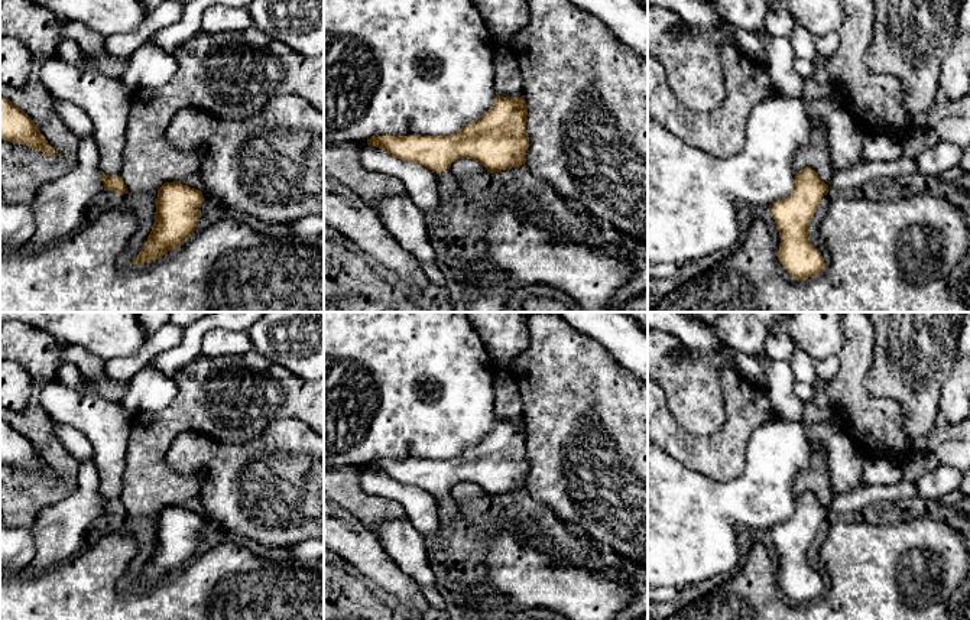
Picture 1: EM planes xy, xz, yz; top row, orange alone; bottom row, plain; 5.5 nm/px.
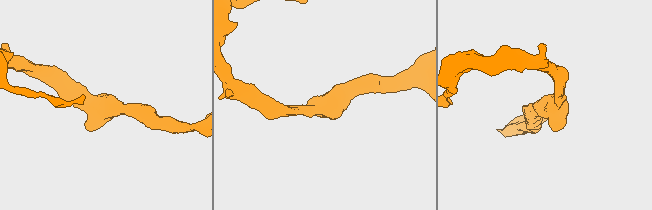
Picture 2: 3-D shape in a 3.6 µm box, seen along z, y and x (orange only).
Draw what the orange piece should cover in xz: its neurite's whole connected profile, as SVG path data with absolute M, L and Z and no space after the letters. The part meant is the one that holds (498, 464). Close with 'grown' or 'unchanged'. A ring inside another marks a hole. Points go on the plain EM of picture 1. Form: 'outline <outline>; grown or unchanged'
outline M496 419L493 429L474 447L450 460L372 460L369 470L386 474L393 481L418 487L432 494L438 504L439 528L455 522L457 501L450 490L458 483L473 483L489 497L526 487L529 461L525 419Z; grown

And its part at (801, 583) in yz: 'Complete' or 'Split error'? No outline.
Split error

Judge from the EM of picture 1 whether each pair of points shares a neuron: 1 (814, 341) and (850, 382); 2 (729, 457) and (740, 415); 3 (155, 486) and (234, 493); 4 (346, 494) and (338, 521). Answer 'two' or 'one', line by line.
1: two
2: one
3: two
4: two

